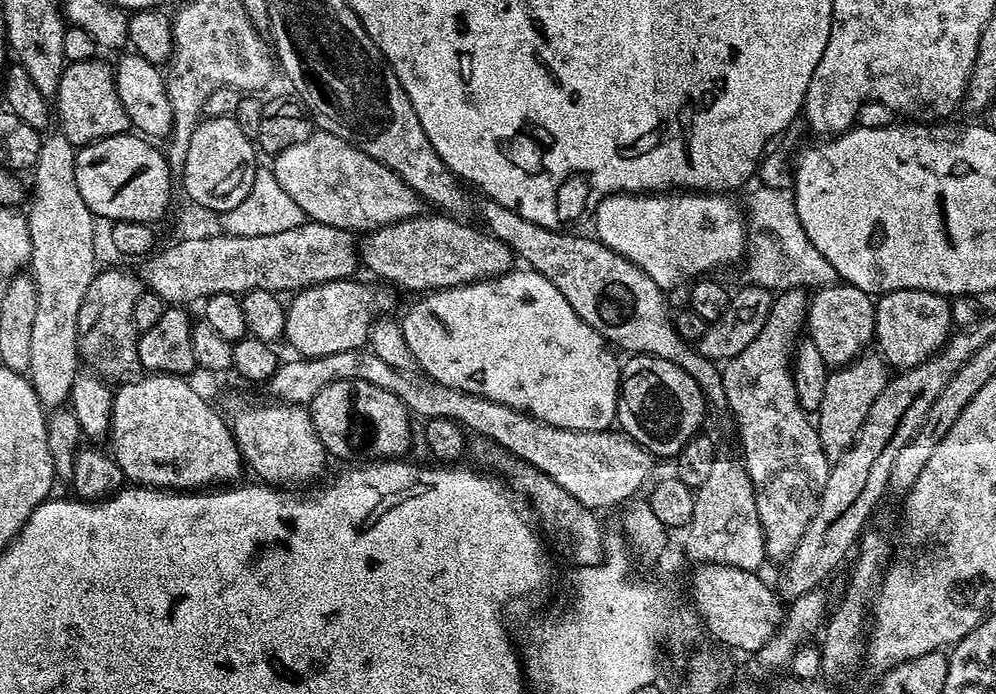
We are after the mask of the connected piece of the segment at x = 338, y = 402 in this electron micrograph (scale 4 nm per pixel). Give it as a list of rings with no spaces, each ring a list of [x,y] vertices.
[[[330,382],[326,390],[318,394],[310,405],[314,430],[318,430],[318,438],[322,442],[325,453],[329,457],[337,456],[344,462],[371,462],[381,458],[400,458],[412,444],[413,417],[408,408],[390,390],[382,390],[382,386],[370,386],[370,382]]]

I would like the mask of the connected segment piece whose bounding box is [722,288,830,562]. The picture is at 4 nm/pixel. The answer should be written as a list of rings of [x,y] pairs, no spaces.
[[[803,288],[781,291],[772,301],[772,310],[761,333],[746,350],[727,361],[722,368],[722,386],[728,399],[727,411],[732,412],[736,428],[740,431],[740,448],[744,451],[742,463],[756,495],[758,518],[764,531],[764,554],[769,561],[786,562],[794,554],[806,526],[816,516],[830,471],[830,461],[822,450],[816,425],[801,406],[798,390],[794,390],[791,370],[794,353],[806,328],[809,299],[809,293]]]

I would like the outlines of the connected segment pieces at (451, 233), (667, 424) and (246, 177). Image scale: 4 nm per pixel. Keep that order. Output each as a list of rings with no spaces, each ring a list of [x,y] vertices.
[[[421,214],[404,219],[402,222],[379,225],[369,231],[364,240],[358,244],[358,256],[361,263],[378,277],[417,292],[436,291],[439,288],[453,288],[464,284],[474,284],[478,280],[489,280],[492,276],[501,276],[503,272],[513,271],[514,257],[496,236],[481,230],[479,227],[465,221],[455,220],[443,214],[427,216]]]
[[[632,354],[625,360],[620,370],[620,397],[616,400],[615,423],[619,431],[656,458],[675,458],[682,446],[701,431],[706,405],[698,382],[682,366],[657,356]]]
[[[235,115],[201,119],[190,138],[190,150],[186,150],[182,169],[185,197],[219,214],[234,210],[250,194],[250,186],[254,186],[258,171],[256,156],[255,143],[242,134]]]

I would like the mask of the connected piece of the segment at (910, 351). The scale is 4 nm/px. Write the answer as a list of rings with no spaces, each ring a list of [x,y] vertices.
[[[894,290],[883,293],[875,301],[876,330],[874,344],[884,363],[892,370],[913,368],[926,362],[944,348],[954,329],[950,303],[936,292],[926,290]]]

